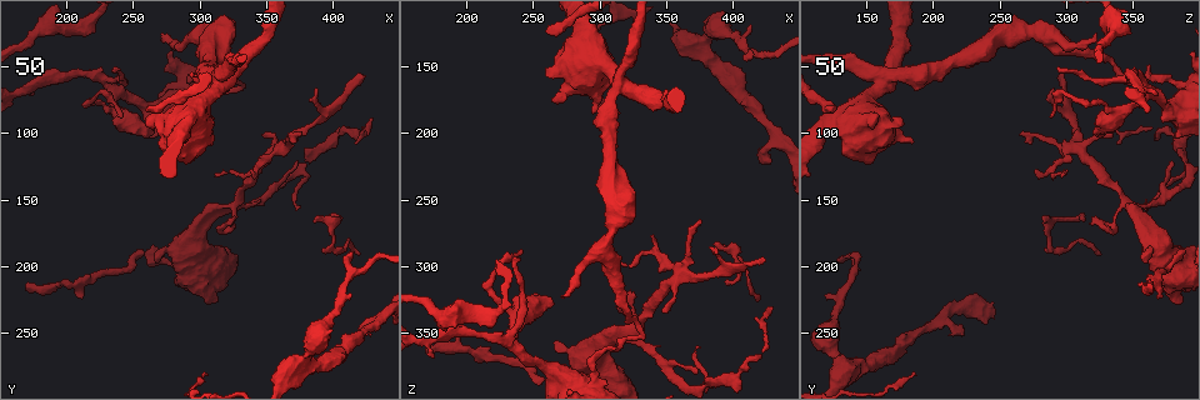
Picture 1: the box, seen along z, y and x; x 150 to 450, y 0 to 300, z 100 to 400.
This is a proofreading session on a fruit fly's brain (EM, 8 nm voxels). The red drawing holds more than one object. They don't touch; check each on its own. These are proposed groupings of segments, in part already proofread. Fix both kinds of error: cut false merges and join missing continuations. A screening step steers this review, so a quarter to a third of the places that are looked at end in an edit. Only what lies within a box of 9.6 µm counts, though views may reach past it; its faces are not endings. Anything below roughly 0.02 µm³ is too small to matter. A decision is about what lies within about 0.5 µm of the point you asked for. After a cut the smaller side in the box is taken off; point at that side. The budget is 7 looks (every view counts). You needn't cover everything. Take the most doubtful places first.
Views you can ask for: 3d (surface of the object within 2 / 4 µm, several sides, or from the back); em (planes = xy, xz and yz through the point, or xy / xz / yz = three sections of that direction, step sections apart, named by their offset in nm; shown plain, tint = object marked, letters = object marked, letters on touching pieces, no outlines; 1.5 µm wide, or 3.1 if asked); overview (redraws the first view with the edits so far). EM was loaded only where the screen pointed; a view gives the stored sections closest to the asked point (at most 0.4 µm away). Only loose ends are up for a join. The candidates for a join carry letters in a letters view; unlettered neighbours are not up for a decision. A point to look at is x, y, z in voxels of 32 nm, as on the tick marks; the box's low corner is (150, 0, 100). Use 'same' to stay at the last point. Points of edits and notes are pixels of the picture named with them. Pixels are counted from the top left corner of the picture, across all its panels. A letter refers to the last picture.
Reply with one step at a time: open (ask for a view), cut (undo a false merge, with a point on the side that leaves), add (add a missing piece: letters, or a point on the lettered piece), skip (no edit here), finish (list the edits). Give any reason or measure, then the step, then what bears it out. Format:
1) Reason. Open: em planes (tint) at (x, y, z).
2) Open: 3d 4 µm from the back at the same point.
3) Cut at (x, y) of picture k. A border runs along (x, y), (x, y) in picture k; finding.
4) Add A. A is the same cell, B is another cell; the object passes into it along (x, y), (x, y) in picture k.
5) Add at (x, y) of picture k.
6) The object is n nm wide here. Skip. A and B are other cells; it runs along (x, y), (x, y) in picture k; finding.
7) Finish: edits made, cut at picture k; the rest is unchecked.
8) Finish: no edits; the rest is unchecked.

An open end. Open: 3d 2 µm at (418, 254, 224).

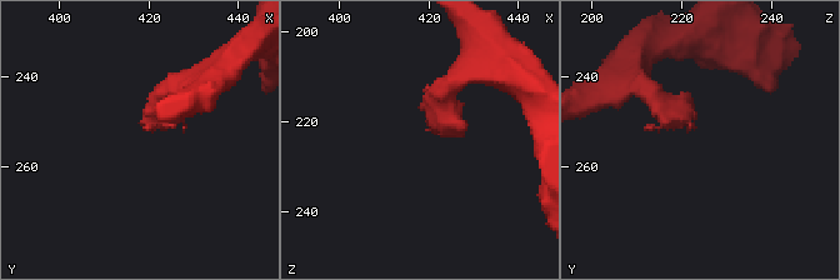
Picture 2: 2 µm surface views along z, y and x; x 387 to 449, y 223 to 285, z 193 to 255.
Open: em xy step 8 (tint) at (419, 251, 222).

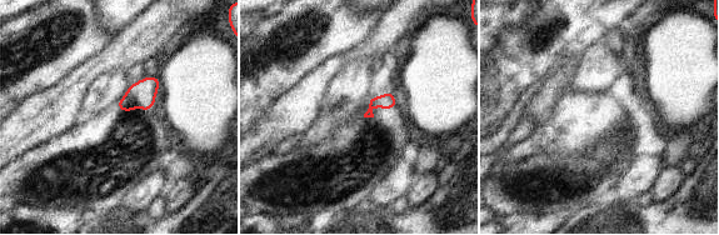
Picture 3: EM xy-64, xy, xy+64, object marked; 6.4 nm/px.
Cut it another way. Open: em planes (letters) at the same point.

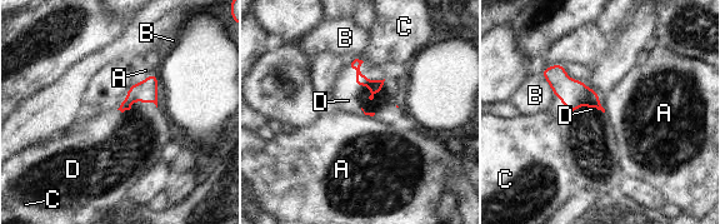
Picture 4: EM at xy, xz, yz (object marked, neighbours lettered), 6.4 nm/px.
Add D. D is the same cell, A, B and C are other cells; the object passes into it along (374, 86), (356, 71), (348, 100) in picture 4; it goes on there.

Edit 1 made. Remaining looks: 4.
Redraw. Open: overview.

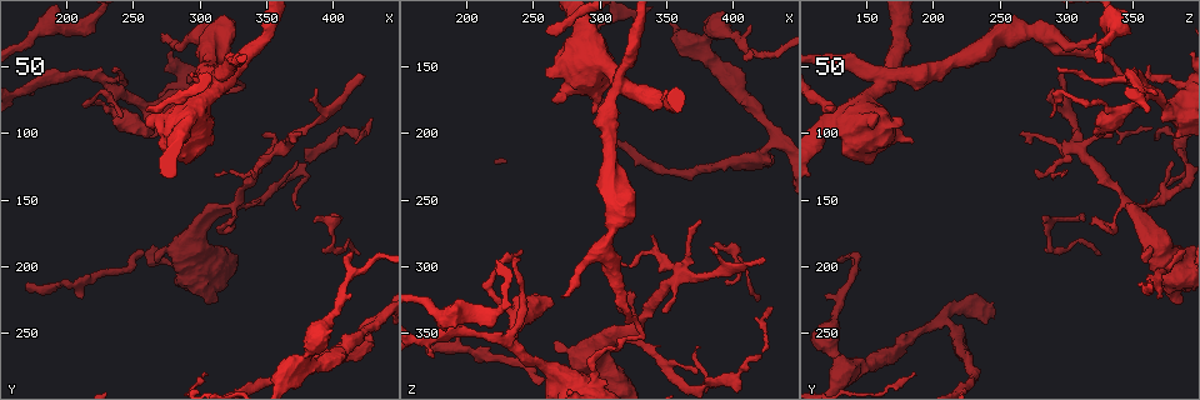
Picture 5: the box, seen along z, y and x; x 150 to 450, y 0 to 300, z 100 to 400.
An open end. Open: 3d 4 µm at (422, 58, 296).

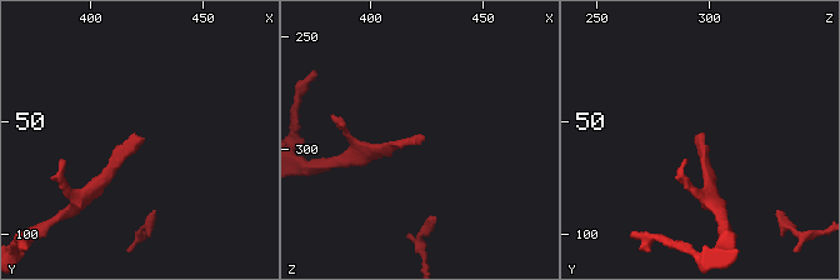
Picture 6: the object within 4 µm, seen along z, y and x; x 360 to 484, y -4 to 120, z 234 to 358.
Shape alone is not enough. Open: em xz step 4 (tint) at (423, 57, 294).

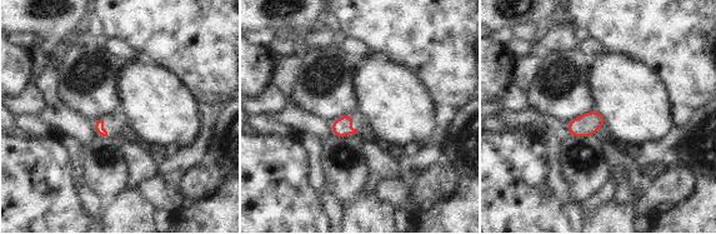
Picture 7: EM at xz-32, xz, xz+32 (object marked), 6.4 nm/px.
Open: em planes (letters) at the same point.

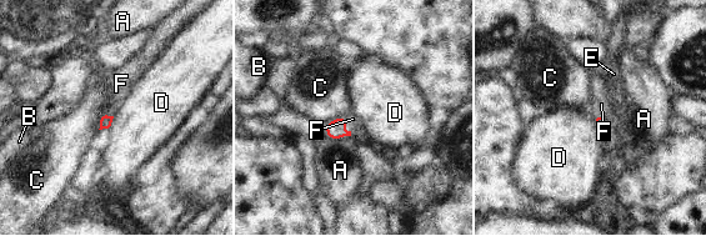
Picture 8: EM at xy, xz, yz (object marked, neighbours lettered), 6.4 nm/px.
Add F. F is the same cell, A, B, C, D and E are other cells; the object passes into it along (334, 129), (343, 125), (352, 119) in picture 8; it goes on there.

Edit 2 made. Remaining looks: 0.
Finish: edits made, add at picture 4, add at picture 8; the rest is unchecked.

